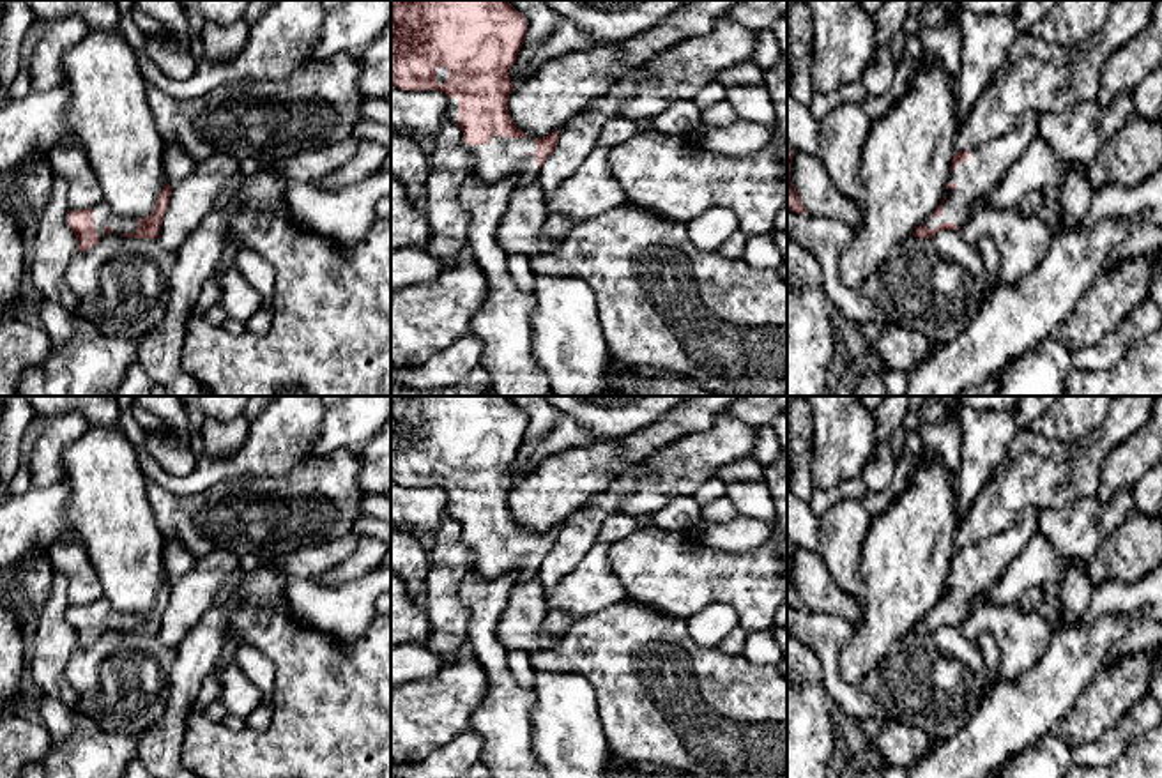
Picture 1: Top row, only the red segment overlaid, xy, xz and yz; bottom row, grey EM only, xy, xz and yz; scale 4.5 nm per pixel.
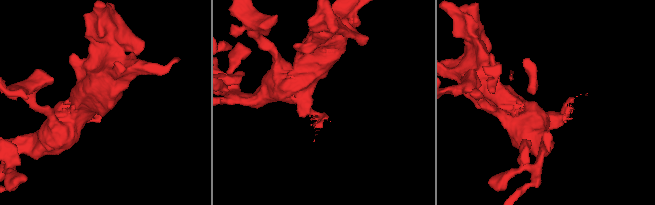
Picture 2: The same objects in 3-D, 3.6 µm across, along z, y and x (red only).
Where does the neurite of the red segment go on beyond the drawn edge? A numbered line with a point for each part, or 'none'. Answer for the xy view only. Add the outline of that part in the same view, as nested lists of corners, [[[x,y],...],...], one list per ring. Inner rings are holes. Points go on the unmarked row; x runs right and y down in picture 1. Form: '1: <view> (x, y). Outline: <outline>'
1: xy (103, 612). Outline: [[[101,598],[92,603],[94,605],[94,617],[96,617],[96,626],[97,633],[104,633],[104,624],[111,624],[111,631],[120,631],[120,629],[133,629],[138,626],[138,615],[134,614],[118,614],[111,608],[111,605]]]

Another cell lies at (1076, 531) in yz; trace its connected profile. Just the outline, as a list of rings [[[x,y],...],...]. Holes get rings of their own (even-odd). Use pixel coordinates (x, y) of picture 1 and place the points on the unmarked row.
[[[1134,488],[1118,492],[1109,502],[1097,495],[1082,497],[1059,509],[1040,513],[1036,534],[1074,566],[1086,566],[1098,545],[1135,513]]]

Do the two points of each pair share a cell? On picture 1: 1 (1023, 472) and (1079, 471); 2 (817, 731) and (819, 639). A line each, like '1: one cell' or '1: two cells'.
1: one cell
2: two cells

